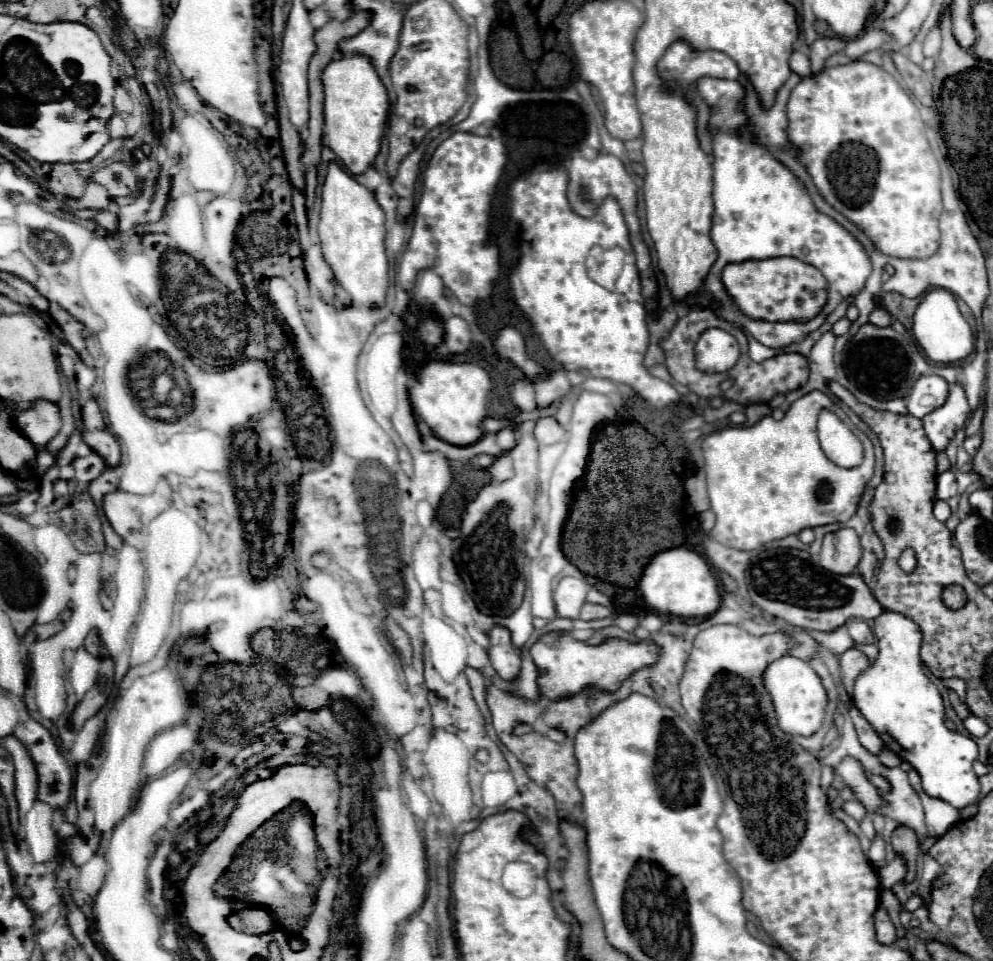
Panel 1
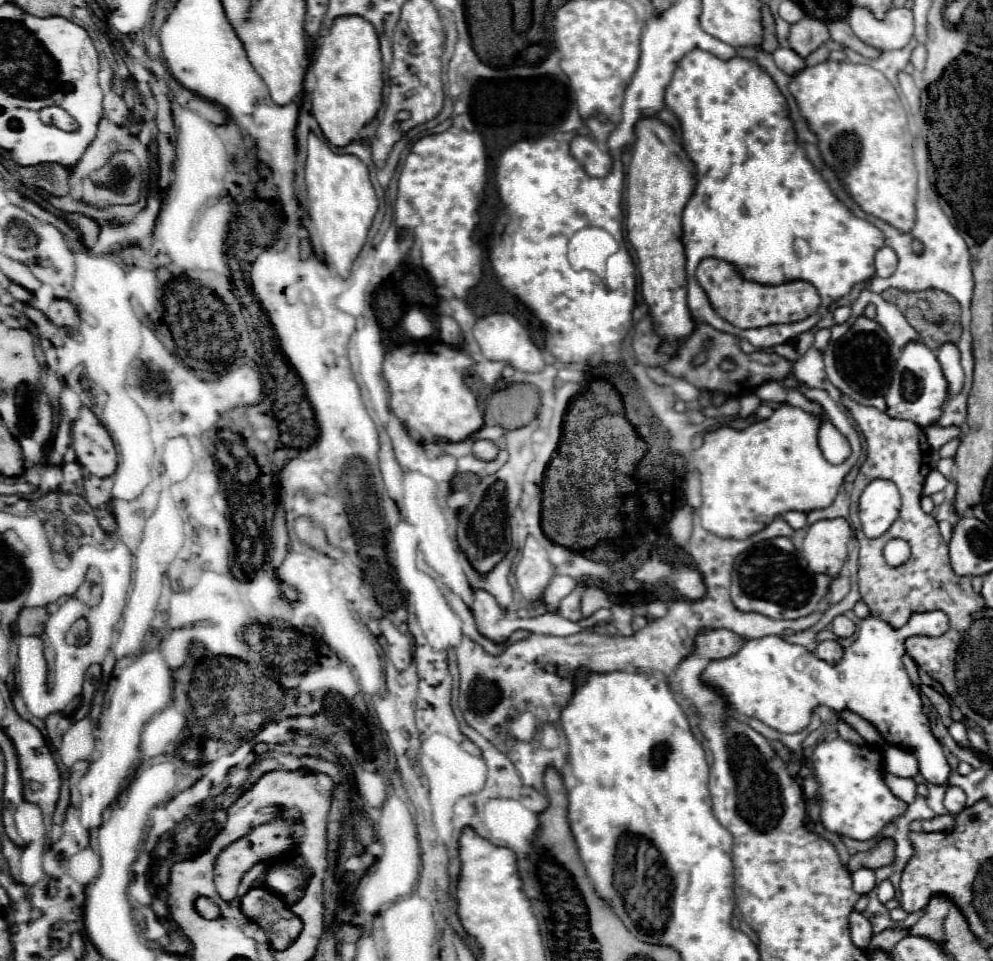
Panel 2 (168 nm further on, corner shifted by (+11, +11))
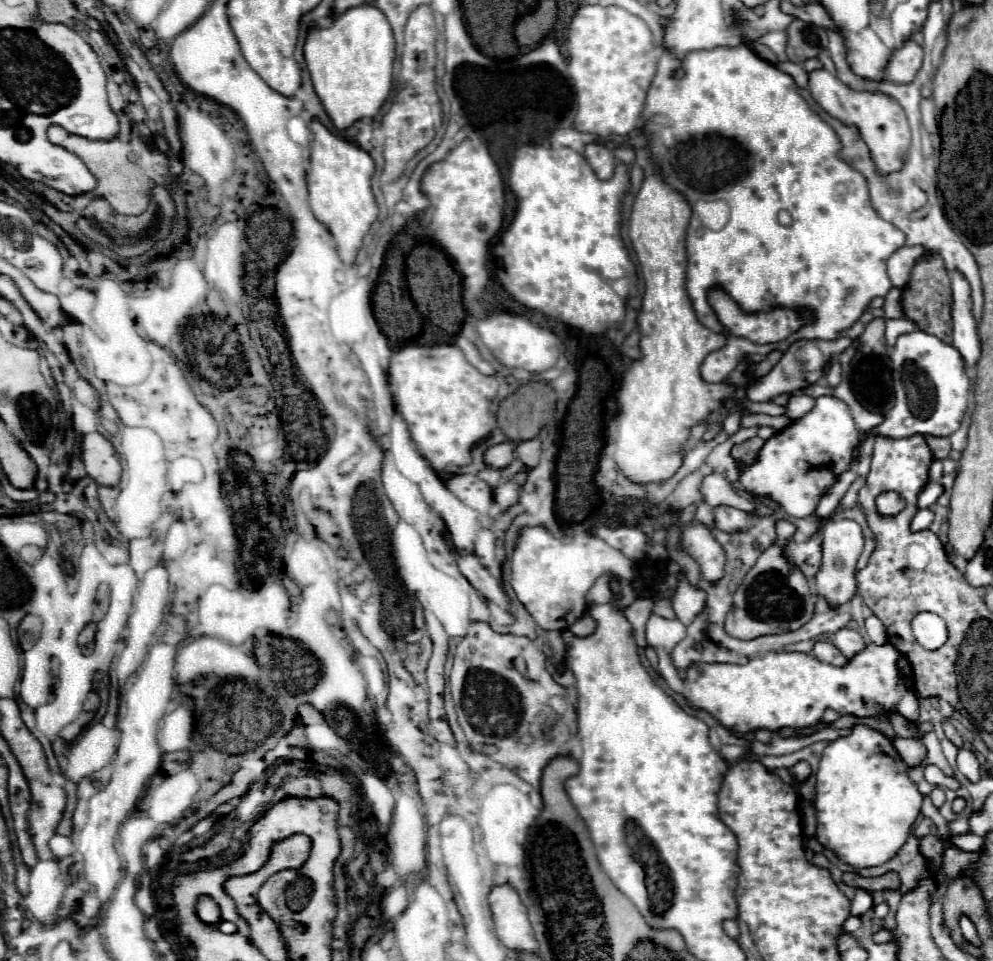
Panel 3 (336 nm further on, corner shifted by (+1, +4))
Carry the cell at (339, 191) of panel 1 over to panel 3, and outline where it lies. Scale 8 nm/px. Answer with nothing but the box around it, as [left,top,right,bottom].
[306,119,378,263]

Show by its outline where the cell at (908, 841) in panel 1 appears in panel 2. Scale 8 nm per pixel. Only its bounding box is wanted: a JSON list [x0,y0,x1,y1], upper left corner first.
[848,838,896,872]

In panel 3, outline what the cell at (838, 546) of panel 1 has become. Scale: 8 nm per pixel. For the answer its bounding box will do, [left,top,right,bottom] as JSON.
[814,519,864,605]

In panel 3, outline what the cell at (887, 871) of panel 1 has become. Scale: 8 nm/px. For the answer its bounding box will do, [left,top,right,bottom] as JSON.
[850,891,872,917]

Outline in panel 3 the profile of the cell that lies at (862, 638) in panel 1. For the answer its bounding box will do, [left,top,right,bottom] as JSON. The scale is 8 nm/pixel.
[832,629,866,659]

